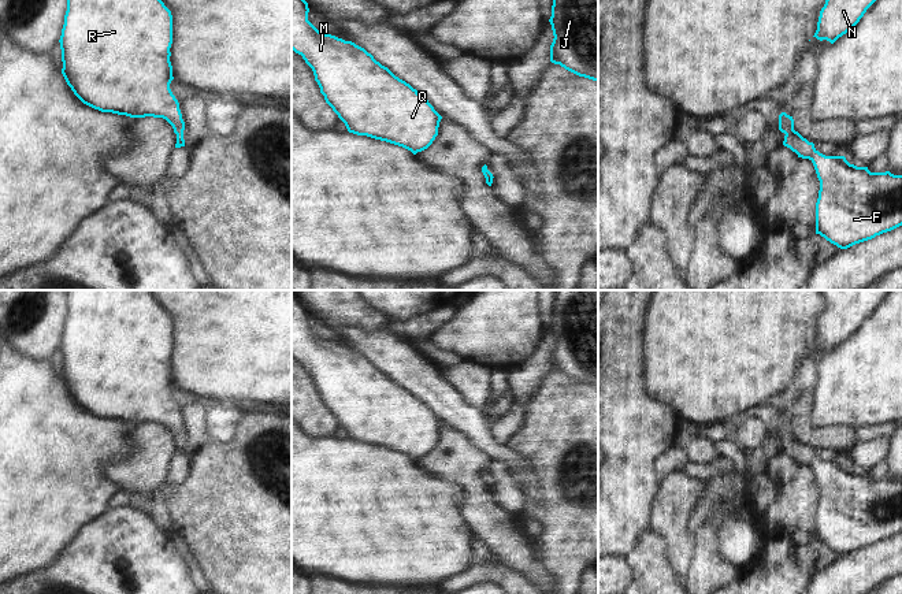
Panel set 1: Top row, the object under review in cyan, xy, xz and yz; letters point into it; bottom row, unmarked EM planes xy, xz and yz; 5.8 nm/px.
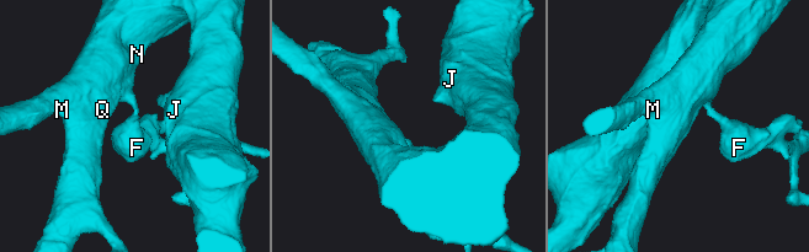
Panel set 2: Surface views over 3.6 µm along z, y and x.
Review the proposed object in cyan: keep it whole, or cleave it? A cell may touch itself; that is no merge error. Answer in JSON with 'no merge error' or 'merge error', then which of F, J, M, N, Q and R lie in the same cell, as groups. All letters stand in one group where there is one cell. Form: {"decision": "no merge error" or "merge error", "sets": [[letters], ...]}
{"decision": "no merge error", "sets": [["F", "J", "M", "N", "Q", "R"]]}

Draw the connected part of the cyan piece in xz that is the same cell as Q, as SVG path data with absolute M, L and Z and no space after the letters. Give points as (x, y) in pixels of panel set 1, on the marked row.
M292 0L292 49L312 68L320 93L348 131L402 146L413 155L427 149L438 135L442 119L428 100L364 48L319 31L308 21L308 12L305 0Z

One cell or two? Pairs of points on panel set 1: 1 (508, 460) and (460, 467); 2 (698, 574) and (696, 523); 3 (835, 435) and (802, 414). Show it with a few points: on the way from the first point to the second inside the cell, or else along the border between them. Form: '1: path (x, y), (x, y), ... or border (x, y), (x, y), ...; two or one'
1: border (468, 438), (492, 460); two
2: border (702, 520), (717, 520), (720, 553); two
3: path (826, 435), (816, 435), (804, 423); one

